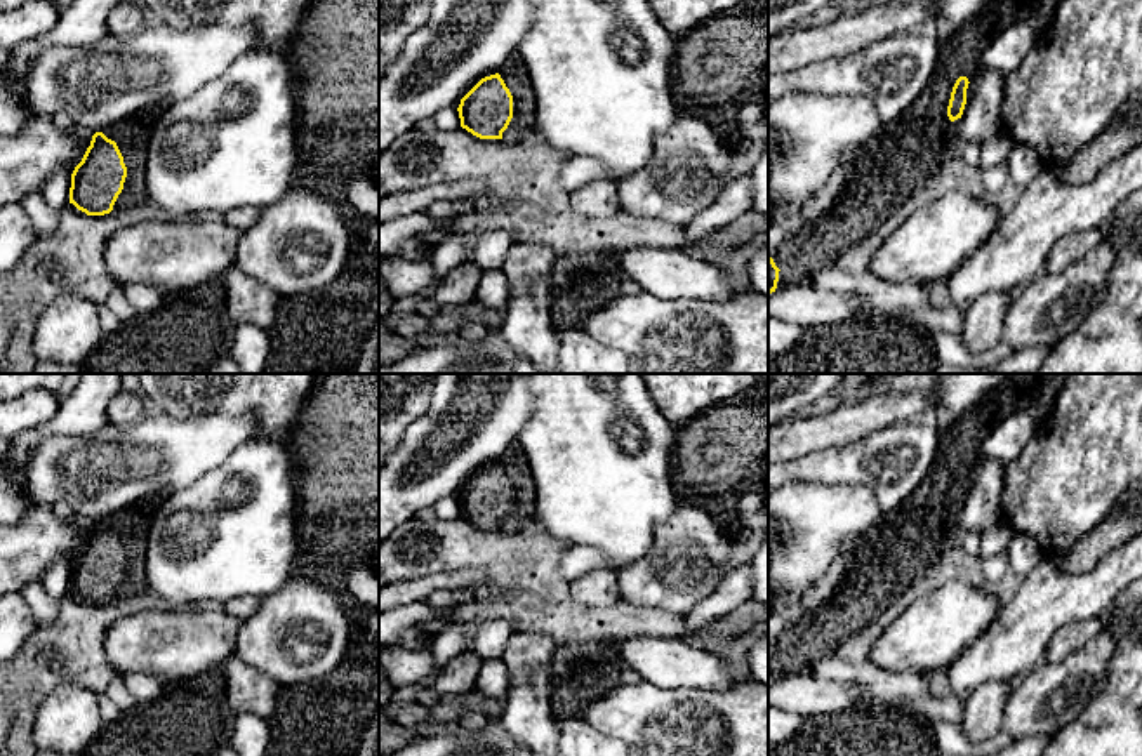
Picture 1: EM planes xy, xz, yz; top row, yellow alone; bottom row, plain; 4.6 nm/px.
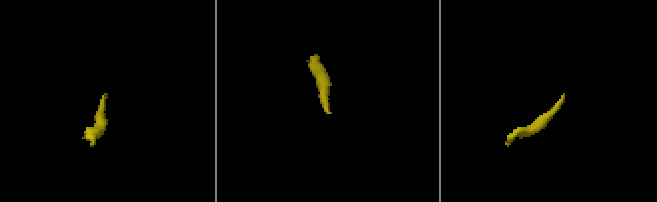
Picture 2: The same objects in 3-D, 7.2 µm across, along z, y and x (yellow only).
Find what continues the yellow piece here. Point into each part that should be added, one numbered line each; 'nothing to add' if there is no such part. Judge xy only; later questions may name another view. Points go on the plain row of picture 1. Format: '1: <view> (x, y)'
1: xy (132, 523)

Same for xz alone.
1: xz (513, 463)

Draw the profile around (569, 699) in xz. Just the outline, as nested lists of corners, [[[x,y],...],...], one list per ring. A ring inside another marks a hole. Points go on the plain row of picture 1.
[[[608,662],[588,664],[553,688],[551,707],[556,723],[582,718],[586,706],[621,683],[619,669]]]

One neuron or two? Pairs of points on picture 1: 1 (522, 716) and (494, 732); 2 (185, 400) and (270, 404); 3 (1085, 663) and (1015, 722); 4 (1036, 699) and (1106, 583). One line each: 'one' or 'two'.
1: two
2: one
3: one
4: two

